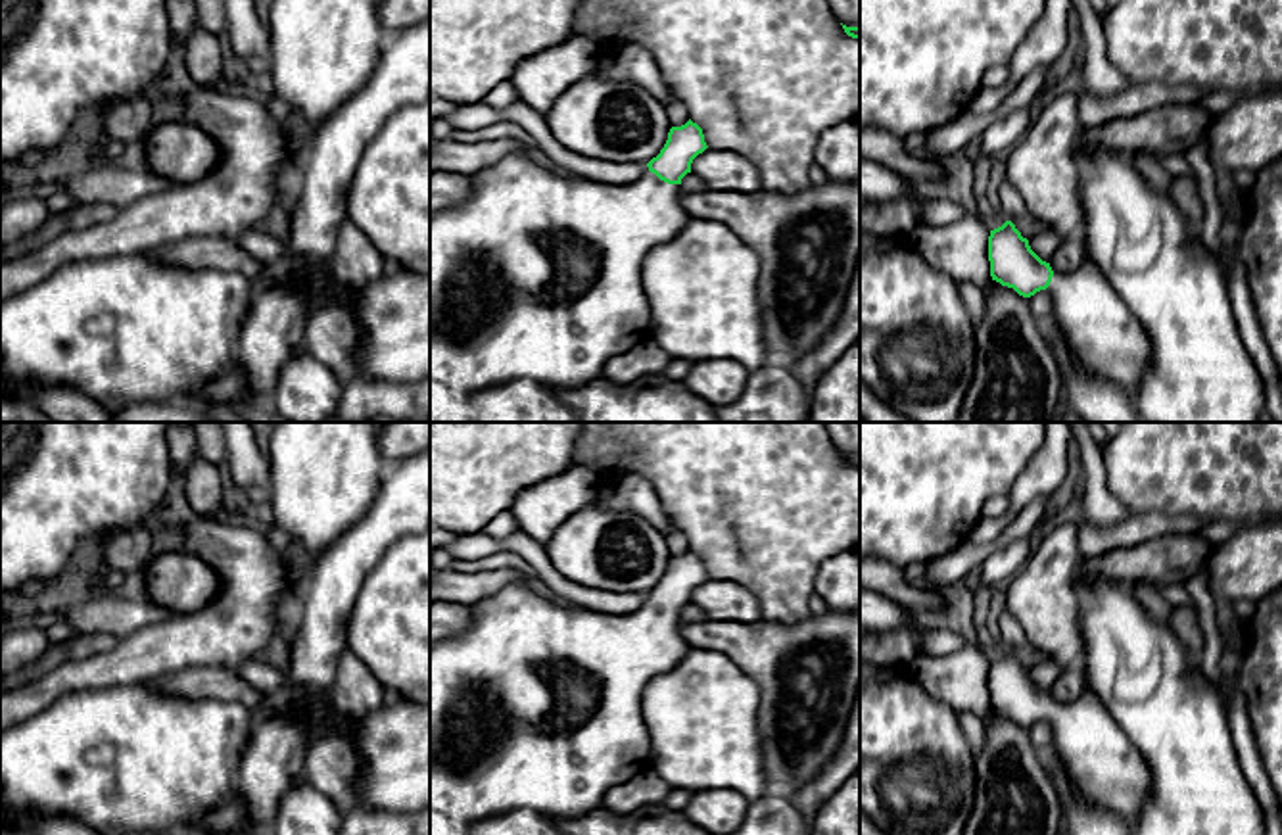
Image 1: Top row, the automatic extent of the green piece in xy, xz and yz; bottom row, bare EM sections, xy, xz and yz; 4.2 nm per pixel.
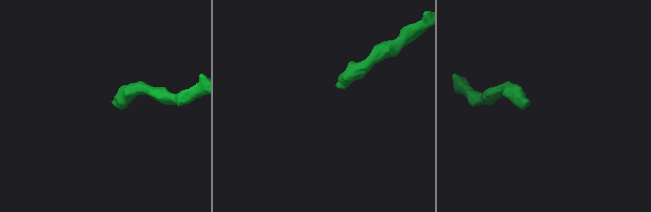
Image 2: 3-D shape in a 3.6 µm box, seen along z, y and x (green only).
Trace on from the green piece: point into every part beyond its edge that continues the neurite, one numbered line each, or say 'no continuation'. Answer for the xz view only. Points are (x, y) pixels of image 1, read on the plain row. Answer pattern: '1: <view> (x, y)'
1: xz (538, 707)

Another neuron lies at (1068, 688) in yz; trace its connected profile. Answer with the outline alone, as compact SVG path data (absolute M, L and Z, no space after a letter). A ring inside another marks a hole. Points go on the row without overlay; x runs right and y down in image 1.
M1082 658L1073 660L1065 668L1061 668L1059 678L1048 691L1054 703L1071 704L1075 703L1084 689L1084 672L1086 664Z

